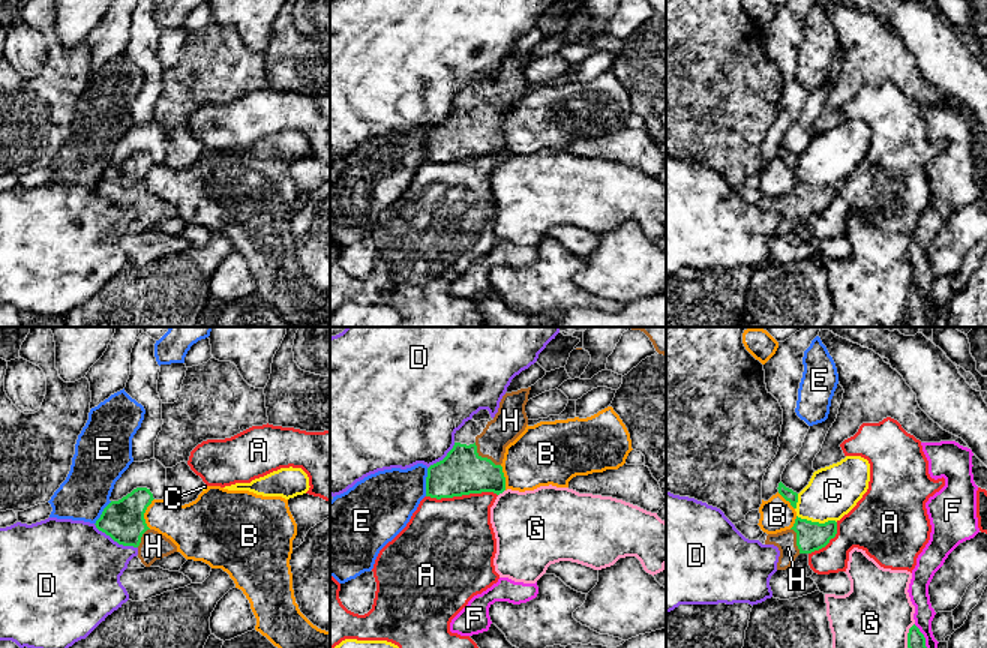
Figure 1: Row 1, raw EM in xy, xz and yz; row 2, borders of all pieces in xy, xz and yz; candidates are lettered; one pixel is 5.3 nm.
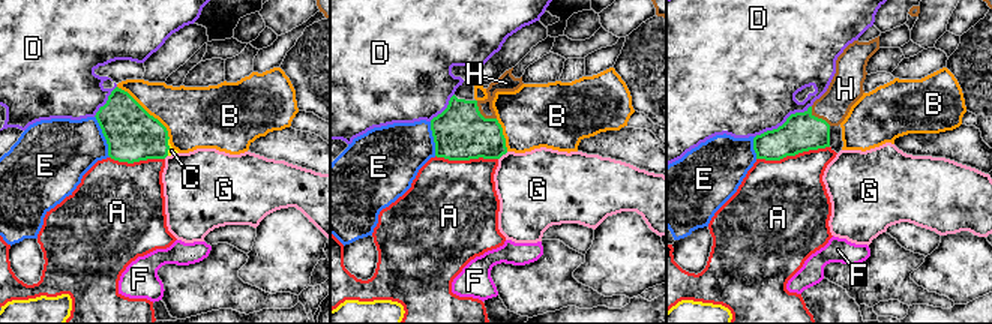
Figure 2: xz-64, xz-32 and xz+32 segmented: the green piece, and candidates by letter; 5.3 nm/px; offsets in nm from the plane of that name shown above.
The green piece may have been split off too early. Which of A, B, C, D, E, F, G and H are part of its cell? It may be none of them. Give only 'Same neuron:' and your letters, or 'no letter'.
Same neuron: H

